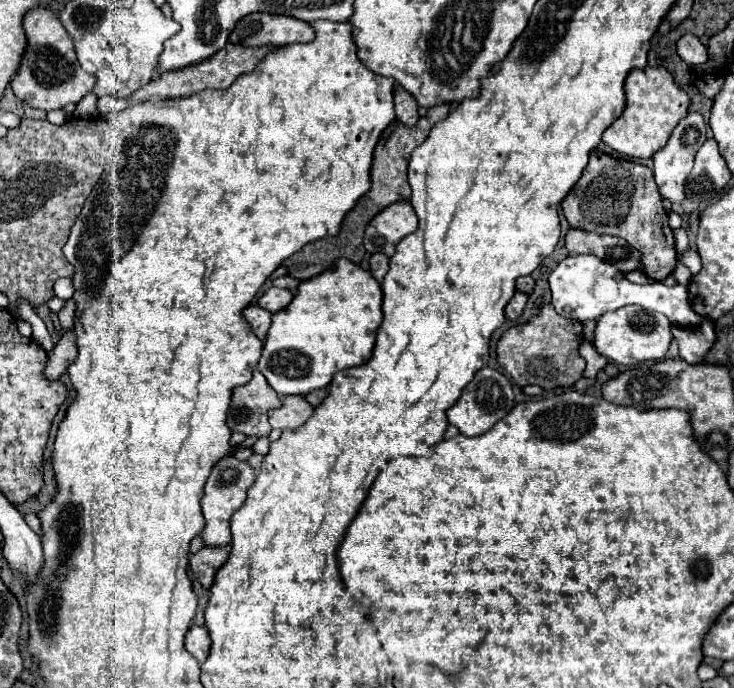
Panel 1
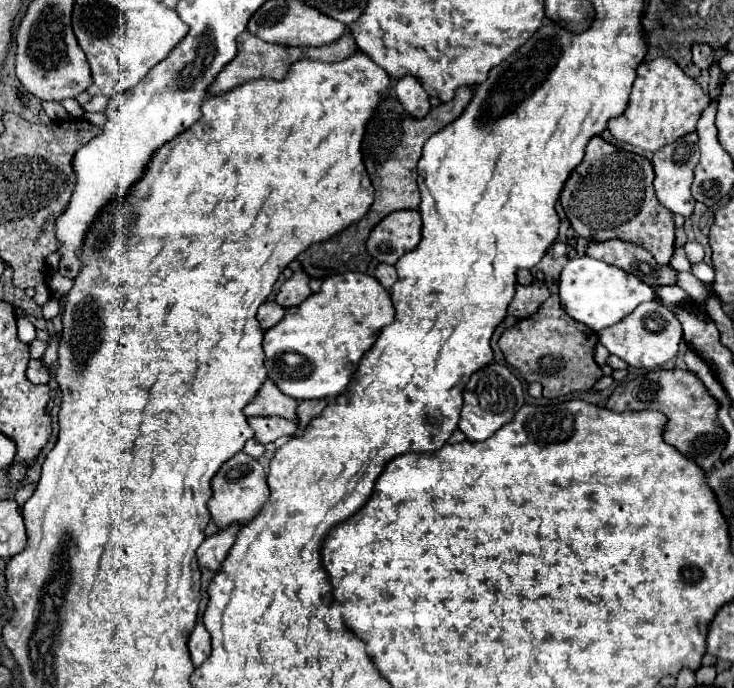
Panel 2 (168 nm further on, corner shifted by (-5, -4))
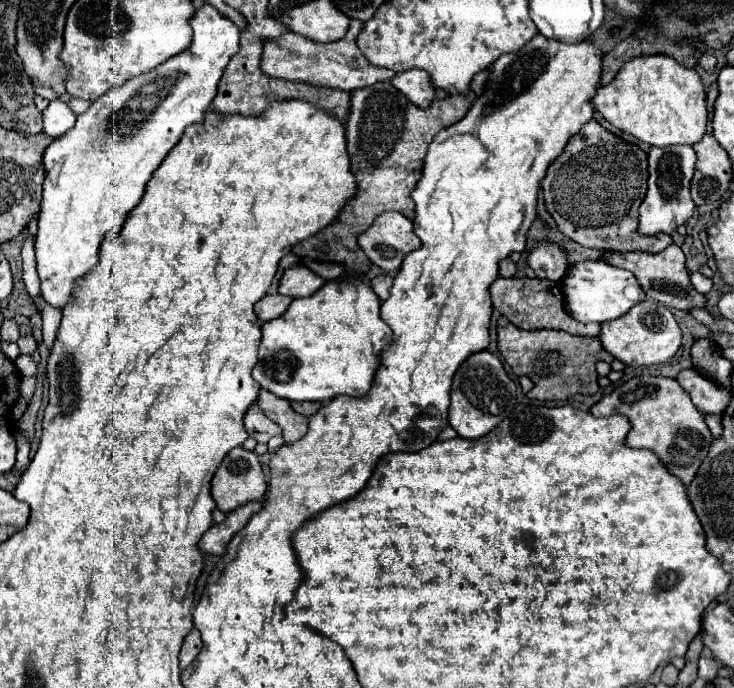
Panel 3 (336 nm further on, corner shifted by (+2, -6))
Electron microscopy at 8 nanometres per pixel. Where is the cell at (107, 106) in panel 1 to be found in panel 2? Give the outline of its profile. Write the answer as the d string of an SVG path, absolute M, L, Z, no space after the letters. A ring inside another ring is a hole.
M95 96L95 98L93 98L89 104L85 104L83 108L85 108L87 112L105 112L107 106L109 106L109 98L107 98L107 96Z

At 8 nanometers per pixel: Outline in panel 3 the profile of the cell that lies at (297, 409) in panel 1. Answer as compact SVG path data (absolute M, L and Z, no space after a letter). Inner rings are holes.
M252 404L246 414L244 414L244 426L250 438L254 438L256 442L268 442L272 436L282 434L280 426L274 424L256 404Z

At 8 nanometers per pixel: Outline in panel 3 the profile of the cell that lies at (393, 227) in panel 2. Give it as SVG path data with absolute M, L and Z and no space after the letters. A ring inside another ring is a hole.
M384 212L366 232L358 236L358 244L372 264L394 274L400 270L404 256L420 248L422 242L404 214Z

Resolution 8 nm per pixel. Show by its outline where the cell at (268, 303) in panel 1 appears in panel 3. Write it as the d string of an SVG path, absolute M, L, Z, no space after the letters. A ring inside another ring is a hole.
M298 264L298 266L292 266L292 268L288 268L284 272L284 276L280 280L278 292L284 294L284 296L302 298L302 296L312 296L324 284L326 284L324 278L314 274L310 268Z

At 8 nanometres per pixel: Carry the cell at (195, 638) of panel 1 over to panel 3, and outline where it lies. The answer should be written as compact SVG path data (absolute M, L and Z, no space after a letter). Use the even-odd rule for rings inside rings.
M194 628L186 638L184 638L184 644L182 644L182 650L180 650L180 668L184 670L186 666L190 666L196 656L200 654L202 650L202 638L200 638L200 632Z

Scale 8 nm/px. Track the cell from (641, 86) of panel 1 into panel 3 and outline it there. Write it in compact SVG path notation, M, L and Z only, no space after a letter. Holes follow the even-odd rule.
M648 54L630 60L620 68L614 80L598 86L590 100L610 124L636 136L650 146L696 144L706 132L706 90L694 68L678 64L668 54Z

